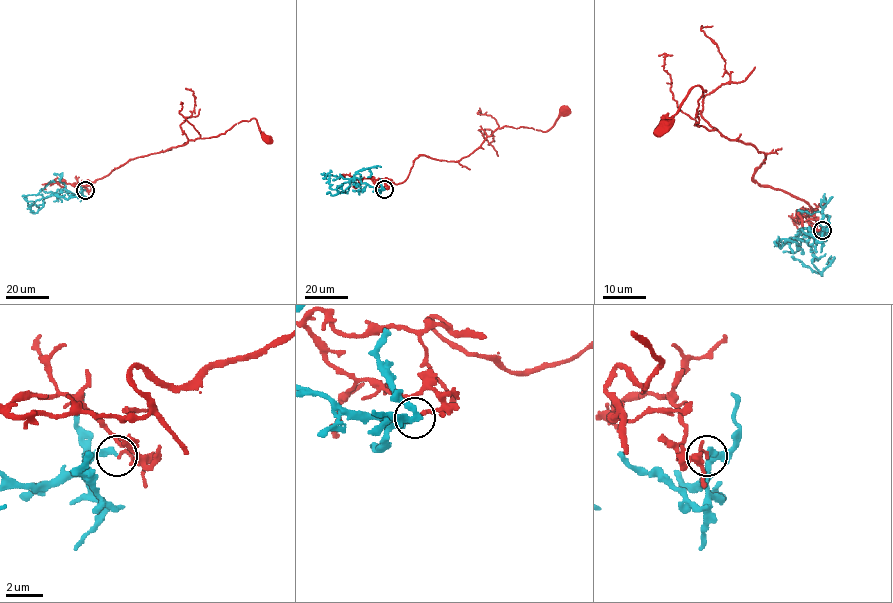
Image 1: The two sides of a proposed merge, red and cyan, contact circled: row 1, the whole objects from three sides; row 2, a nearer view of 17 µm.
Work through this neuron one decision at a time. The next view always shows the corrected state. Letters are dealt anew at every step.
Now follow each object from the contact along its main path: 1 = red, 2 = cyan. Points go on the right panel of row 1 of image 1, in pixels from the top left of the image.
1: (822, 230), (812, 216), (796, 220), (809, 205), (754, 179), (765, 155), (695, 125), (699, 86), (658, 137)
2: (822, 230), (817, 237), (810, 228), (801, 238), (811, 247), (812, 264), (822, 276), (790, 256)

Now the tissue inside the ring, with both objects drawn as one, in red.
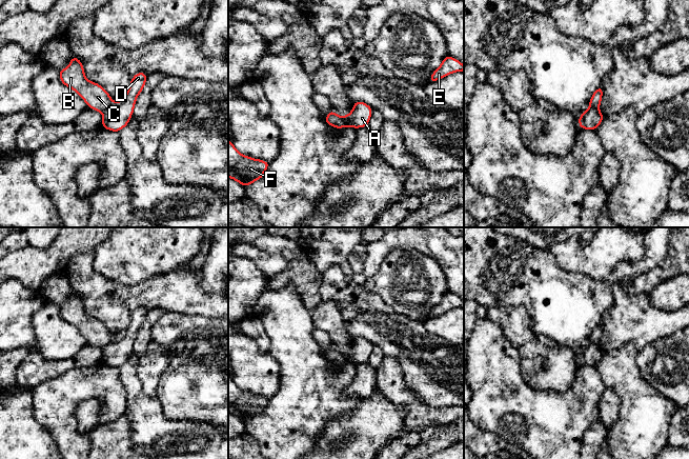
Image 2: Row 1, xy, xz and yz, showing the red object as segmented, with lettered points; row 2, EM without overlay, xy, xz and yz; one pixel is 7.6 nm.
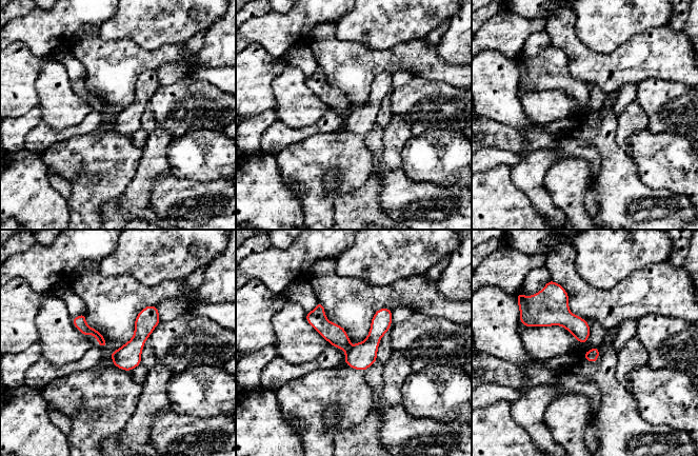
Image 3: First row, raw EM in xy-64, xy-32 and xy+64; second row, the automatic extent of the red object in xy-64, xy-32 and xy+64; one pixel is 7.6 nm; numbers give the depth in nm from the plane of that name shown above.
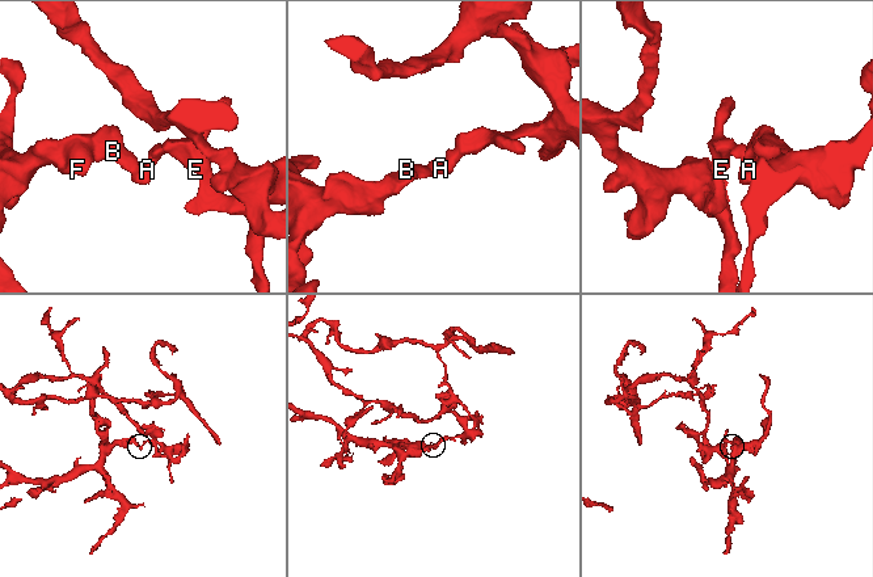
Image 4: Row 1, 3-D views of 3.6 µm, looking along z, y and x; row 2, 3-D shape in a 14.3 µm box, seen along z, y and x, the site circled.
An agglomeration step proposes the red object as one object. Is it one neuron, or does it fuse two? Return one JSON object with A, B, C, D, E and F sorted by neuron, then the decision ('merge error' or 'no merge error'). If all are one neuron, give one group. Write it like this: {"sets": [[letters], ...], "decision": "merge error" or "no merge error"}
{"sets": [["A", "D", "E"], ["B", "C", "F"]], "decision": "merge error"}

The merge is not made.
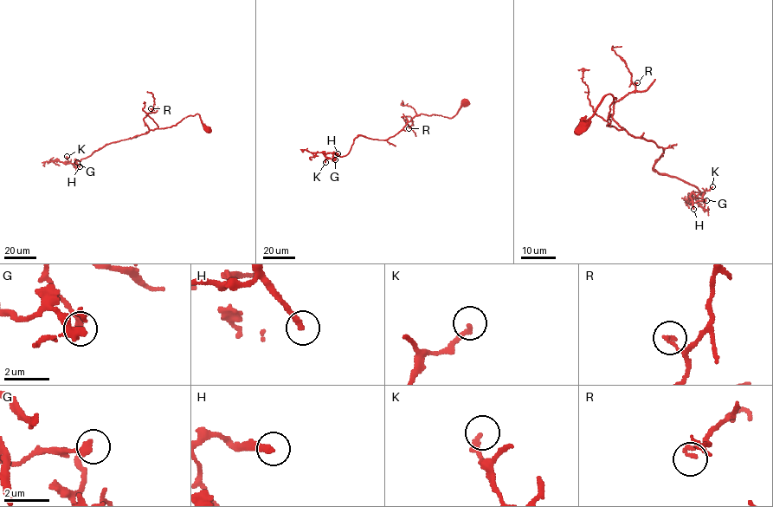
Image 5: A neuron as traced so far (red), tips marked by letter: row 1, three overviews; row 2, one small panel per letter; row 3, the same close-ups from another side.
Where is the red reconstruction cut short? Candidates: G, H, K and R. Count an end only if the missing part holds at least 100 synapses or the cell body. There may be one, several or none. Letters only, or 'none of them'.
H

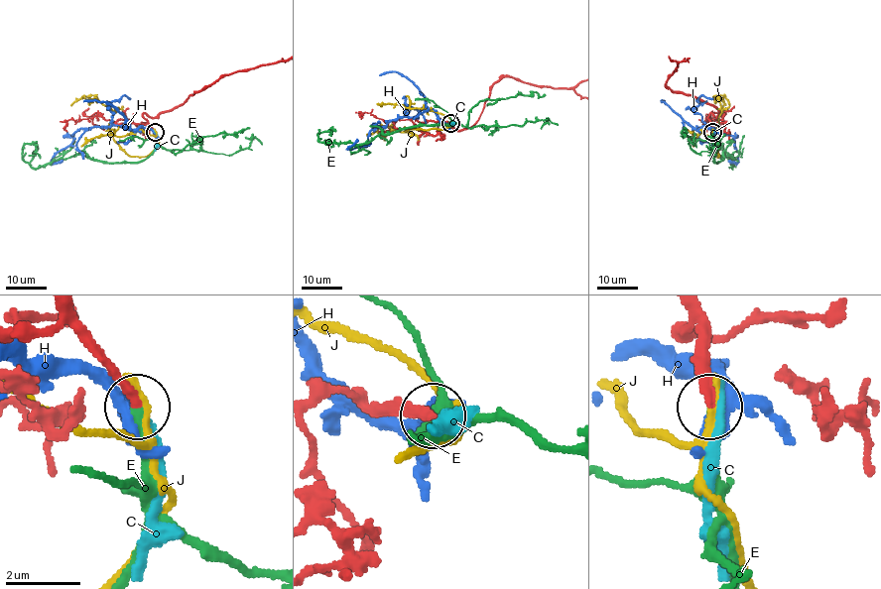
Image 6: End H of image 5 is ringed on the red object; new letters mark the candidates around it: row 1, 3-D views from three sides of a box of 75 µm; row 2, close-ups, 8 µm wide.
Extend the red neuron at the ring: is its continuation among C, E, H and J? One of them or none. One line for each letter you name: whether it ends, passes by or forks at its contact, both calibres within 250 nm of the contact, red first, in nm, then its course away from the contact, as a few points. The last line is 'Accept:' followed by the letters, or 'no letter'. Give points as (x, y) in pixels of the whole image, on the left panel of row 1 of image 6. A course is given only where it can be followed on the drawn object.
E: it ends | 240/240 nm | via (155, 132), (155, 149), (137, 162), (104, 162), (80, 151), (33, 168), (23, 146), (33, 144), (41, 158)
Accept: E

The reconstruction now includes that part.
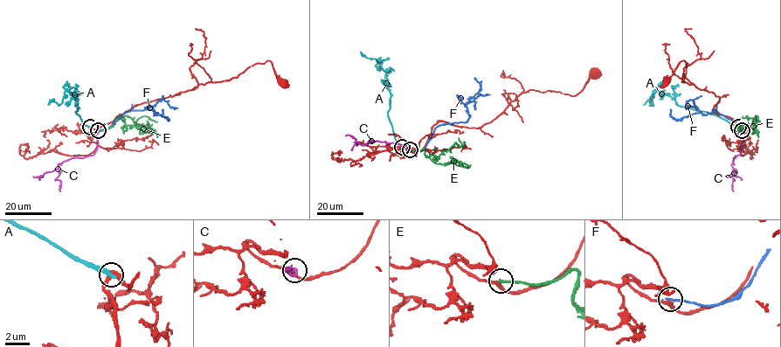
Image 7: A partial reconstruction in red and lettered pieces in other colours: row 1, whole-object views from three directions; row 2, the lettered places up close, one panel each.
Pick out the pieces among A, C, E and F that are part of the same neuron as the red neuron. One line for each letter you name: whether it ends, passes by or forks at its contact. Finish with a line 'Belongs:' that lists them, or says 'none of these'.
E: it ends there
Belongs: E

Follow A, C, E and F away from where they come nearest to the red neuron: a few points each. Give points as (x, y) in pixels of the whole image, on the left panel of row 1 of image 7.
A: (89, 127), (75, 112), (78, 107), (72, 93), (65, 92), (61, 104), (52, 100), (48, 104)
C: (99, 128), (97, 149), (93, 155), (65, 160), (52, 170), (33, 176)
E: (98, 129), (112, 127), (115, 118), (120, 119), (124, 127), (134, 126), (148, 130), (149, 127), (146, 124)
F: (98, 130), (107, 128), (131, 110), (150, 109), (168, 120), (162, 109)

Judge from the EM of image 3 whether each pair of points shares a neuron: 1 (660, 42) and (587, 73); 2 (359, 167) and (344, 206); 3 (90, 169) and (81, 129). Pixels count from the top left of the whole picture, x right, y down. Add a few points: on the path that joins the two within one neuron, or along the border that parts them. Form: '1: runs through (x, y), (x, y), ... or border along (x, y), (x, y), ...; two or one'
1: runs through (642, 57), (617, 68), (605, 70); one
2: border along (369, 179), (335, 200), (335, 215); two
3: border along (98, 131), (79, 134), (59, 142); two

